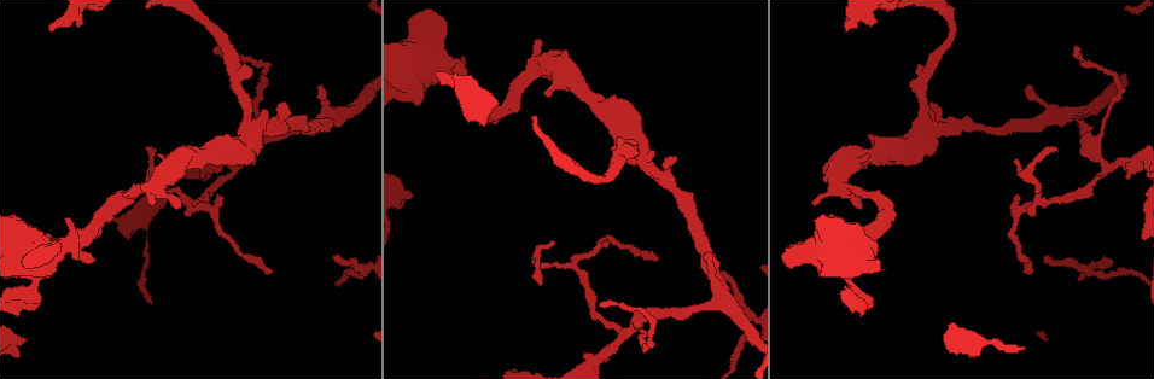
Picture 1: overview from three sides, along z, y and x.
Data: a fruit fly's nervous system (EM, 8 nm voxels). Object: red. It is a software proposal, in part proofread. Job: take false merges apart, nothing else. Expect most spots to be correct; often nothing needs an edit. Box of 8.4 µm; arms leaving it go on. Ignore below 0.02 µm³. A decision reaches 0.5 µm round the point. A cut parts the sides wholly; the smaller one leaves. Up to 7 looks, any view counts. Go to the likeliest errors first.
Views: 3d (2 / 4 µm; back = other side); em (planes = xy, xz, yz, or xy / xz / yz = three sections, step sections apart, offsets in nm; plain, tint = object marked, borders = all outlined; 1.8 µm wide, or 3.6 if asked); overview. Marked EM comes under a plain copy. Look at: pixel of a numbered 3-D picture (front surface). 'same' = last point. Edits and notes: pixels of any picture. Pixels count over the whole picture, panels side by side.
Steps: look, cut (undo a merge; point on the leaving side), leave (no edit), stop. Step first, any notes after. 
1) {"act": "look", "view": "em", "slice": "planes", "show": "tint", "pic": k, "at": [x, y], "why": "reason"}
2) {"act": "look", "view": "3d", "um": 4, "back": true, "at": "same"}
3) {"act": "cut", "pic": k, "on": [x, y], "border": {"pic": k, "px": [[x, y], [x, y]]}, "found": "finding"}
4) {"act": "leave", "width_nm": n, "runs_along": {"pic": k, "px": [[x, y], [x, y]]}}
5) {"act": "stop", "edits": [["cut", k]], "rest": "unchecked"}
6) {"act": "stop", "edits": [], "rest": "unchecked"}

{"act": "look", "view": "3d", "um": 4, "pic": 1, "at": [626, 333], "why": "three arms meet"}

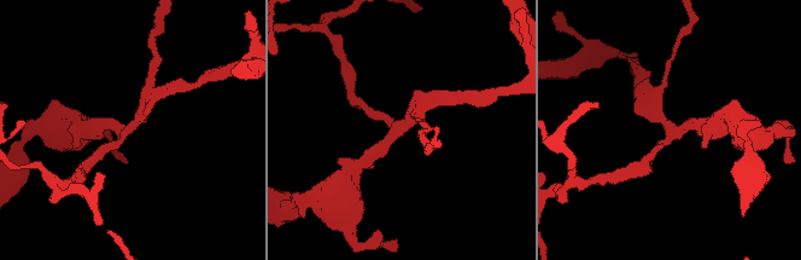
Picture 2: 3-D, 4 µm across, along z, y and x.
{"act": "look", "view": "em", "slice": "planes", "show": "tint", "pic": 2, "at": [133, 129]}

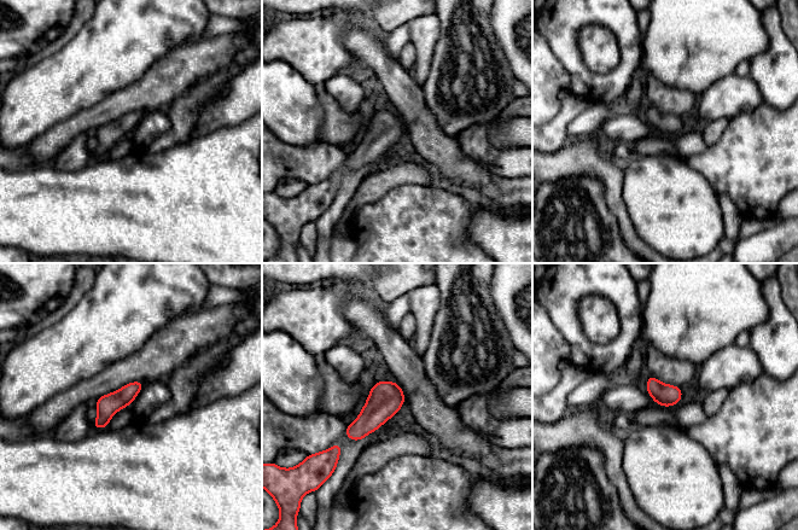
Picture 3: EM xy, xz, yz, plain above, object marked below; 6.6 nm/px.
{"act": "leave", "width_nm": 150, "runs_along": {"pic": 3, "px": [[139, 384], [122, 397], [97, 424]]}, "found": "continuous, no second cell"}

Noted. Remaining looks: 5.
{"act": "look", "view": "em", "um": 3.6, "slice": "xy", "step": 8, "show": "tint", "pic": 1, "at": [71, 239]}

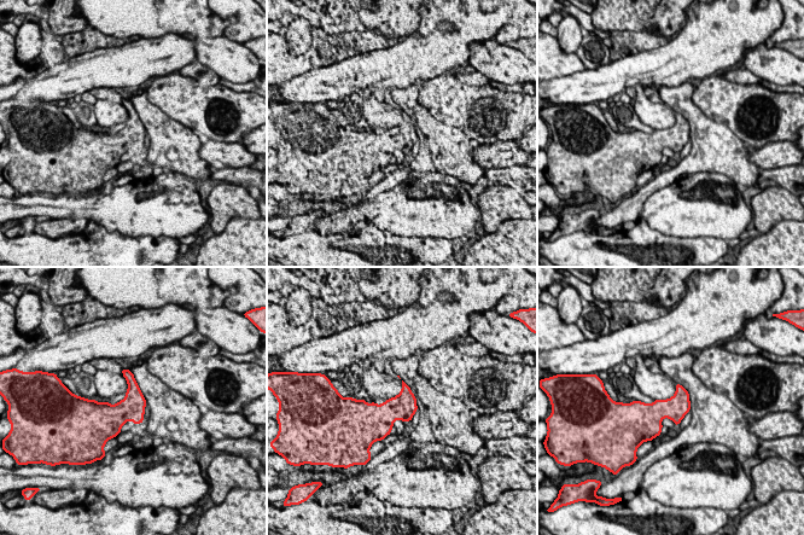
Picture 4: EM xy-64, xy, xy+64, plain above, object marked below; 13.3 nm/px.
{"act": "look", "view": "em", "um": 3.6, "slice": "xz", "step": 16, "show": "borders", "at": "same", "why": "cut it another way"}

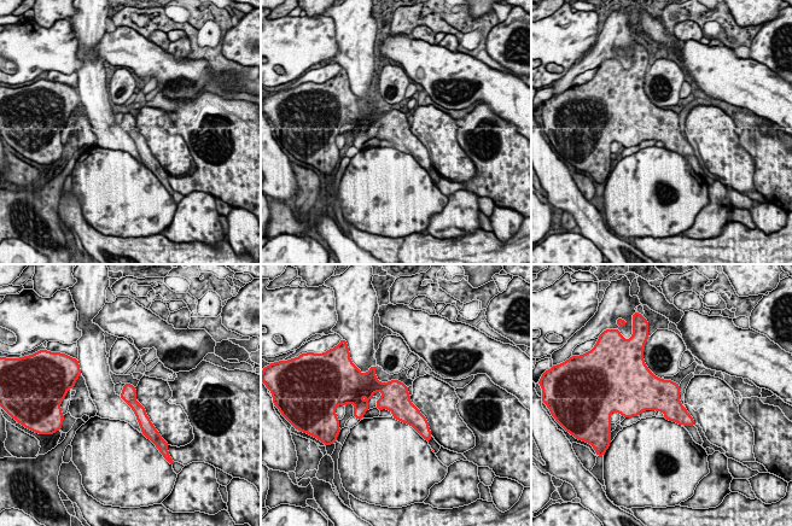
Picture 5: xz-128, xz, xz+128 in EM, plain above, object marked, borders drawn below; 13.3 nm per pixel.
{"act": "leave", "runs_along": {"pic": 5, "px": [[127, 386], [145, 426]]}, "found": "one cell here"}

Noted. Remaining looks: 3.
{"act": "look", "view": "em", "slice": "planes", "show": "tint", "pic": 1, "at": [725, 302], "why": "abrupt turn"}

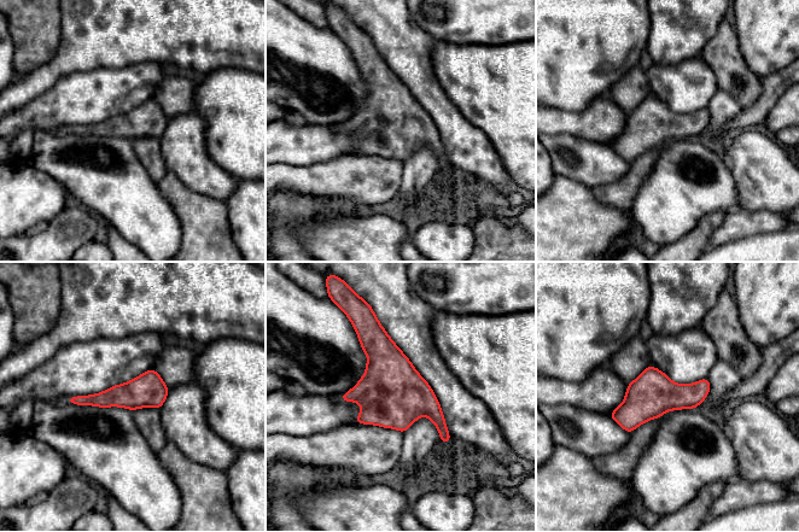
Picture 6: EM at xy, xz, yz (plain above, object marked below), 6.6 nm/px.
{"act": "leave", "runs_along": {"pic": 6, "px": [[164, 389], [104, 399], [71, 401]]}, "found": "continuous, no second cell"}

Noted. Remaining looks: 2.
{"act": "stop", "edits": [], "rest": "unchecked"}

